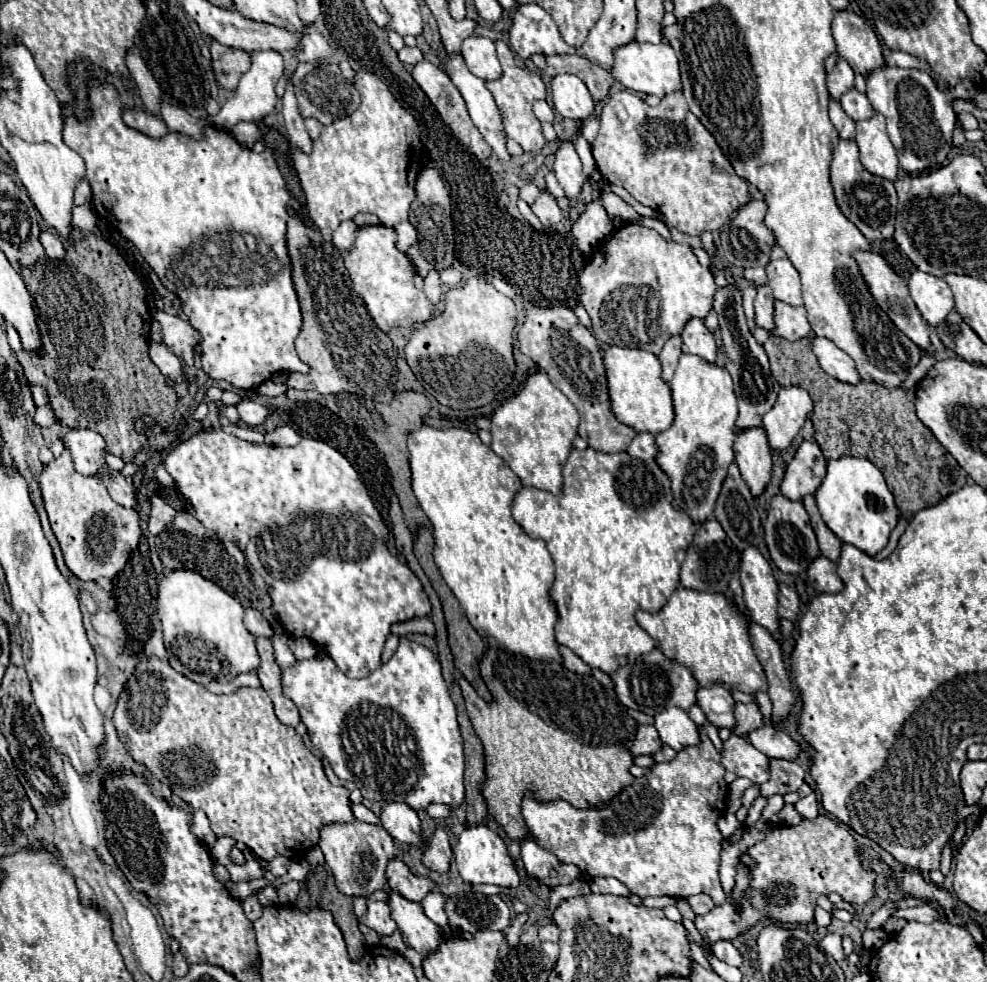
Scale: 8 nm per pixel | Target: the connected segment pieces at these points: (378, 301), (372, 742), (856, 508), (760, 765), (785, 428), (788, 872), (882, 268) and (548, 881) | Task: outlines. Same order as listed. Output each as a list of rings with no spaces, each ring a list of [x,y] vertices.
[[[383,225],[359,229],[355,249],[345,257],[345,267],[371,317],[385,333],[389,333],[393,327],[409,327],[431,317],[433,307],[423,291],[413,285],[413,265],[407,255],[395,247],[393,229]]]
[[[401,637],[401,643],[399,643],[399,649],[395,651],[395,655],[381,669],[375,669],[365,679],[347,677],[345,673],[341,673],[337,669],[337,663],[329,657],[329,653],[319,651],[313,659],[307,659],[307,661],[301,661],[301,663],[295,663],[295,665],[283,669],[283,691],[297,705],[297,709],[301,713],[301,721],[305,723],[313,745],[317,749],[321,749],[323,755],[329,759],[329,765],[335,771],[335,775],[339,779],[353,781],[359,787],[365,801],[371,801],[371,803],[375,803],[375,801],[377,803],[379,801],[405,801],[415,811],[427,809],[431,803],[441,803],[441,805],[447,805],[451,809],[457,809],[463,803],[463,739],[461,739],[459,725],[457,725],[457,719],[455,719],[455,705],[449,697],[449,691],[447,691],[447,685],[443,681],[441,665],[439,665],[437,657],[427,647],[423,647],[421,643],[413,643],[413,641]]]
[[[843,455],[827,463],[827,477],[815,493],[817,507],[825,525],[849,545],[855,545],[867,555],[877,555],[889,541],[891,531],[899,521],[899,507],[893,493],[887,489],[881,471],[867,459]]]
[[[731,735],[723,745],[725,751],[721,763],[727,771],[733,771],[739,777],[747,777],[757,785],[769,779],[769,759],[749,741]]]
[[[781,387],[777,403],[763,417],[763,429],[771,433],[771,449],[787,449],[813,411],[813,399],[803,387]]]
[[[819,815],[813,821],[801,821],[797,827],[775,827],[765,841],[749,847],[747,857],[741,857],[741,861],[753,861],[757,865],[753,869],[749,897],[745,899],[741,913],[737,913],[727,899],[725,905],[715,907],[707,915],[695,919],[699,935],[709,939],[713,945],[719,939],[735,939],[763,917],[781,923],[811,923],[815,901],[823,893],[829,895],[837,891],[843,901],[853,905],[869,901],[873,897],[875,873],[861,865],[857,849],[859,843],[853,839],[851,831],[825,815]]]
[[[861,249],[855,251],[855,253],[853,253],[853,259],[857,261],[859,271],[861,271],[861,277],[865,279],[867,289],[869,289],[869,293],[873,295],[875,303],[889,315],[889,319],[891,319],[921,351],[923,351],[925,347],[929,347],[929,327],[925,325],[925,321],[921,319],[921,315],[919,315],[917,307],[915,307],[913,299],[911,299],[911,295],[909,295],[907,283],[887,265],[887,261],[885,261],[879,253],[875,253],[875,251],[871,251],[871,249],[867,249],[867,251],[861,251]]]
[[[523,839],[521,843],[521,857],[529,875],[541,879],[545,885],[567,885],[575,881],[581,873],[575,865],[563,865],[557,861],[555,855],[541,849],[533,839]]]

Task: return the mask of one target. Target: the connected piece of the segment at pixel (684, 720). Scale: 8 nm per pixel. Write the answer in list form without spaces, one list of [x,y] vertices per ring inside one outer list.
[[[669,707],[663,713],[655,715],[655,729],[663,745],[675,751],[681,751],[683,747],[695,745],[699,741],[697,725],[687,717],[685,711],[677,707]]]

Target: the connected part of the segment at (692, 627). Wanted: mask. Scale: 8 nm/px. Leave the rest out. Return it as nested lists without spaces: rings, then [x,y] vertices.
[[[677,587],[659,613],[651,615],[639,609],[635,613],[635,621],[659,643],[659,651],[669,661],[685,665],[693,673],[699,687],[719,683],[725,685],[727,691],[767,691],[767,679],[753,653],[747,625],[741,619],[739,609],[725,595]]]

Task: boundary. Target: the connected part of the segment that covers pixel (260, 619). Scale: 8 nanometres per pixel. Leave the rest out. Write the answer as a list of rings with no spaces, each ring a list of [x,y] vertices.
[[[245,609],[243,623],[245,623],[245,627],[249,629],[251,635],[263,635],[263,637],[271,637],[273,635],[273,629],[271,629],[269,621],[257,609]]]

